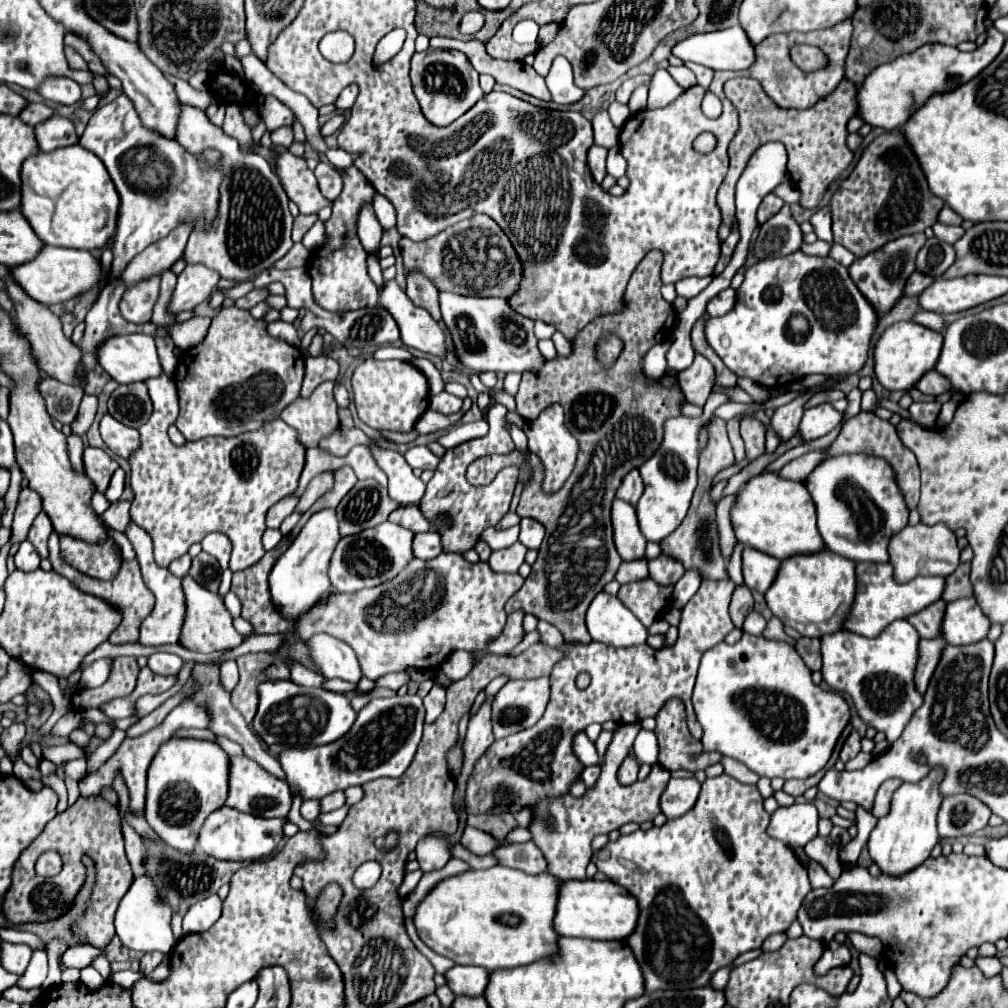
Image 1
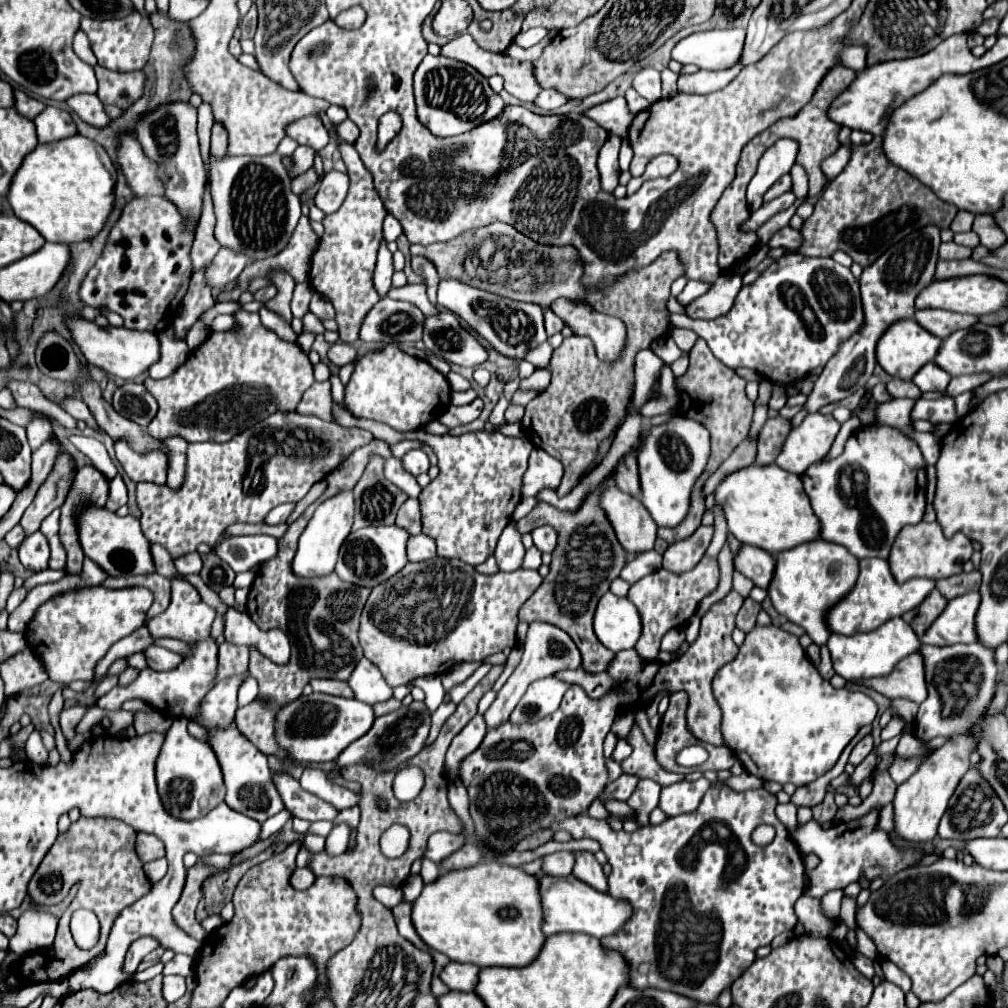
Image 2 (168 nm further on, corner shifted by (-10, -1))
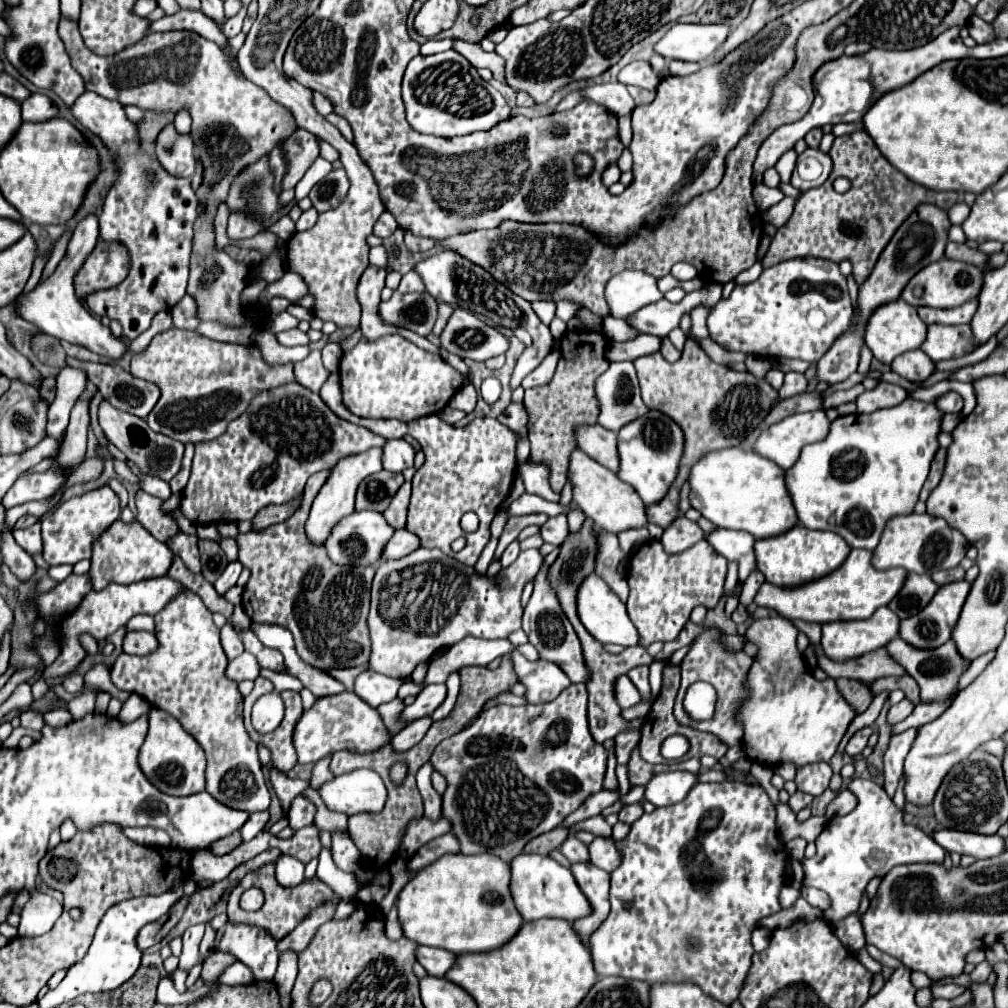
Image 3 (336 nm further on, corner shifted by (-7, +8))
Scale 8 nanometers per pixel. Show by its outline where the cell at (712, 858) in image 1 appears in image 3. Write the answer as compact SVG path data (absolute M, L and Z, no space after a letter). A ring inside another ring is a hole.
M722 781L722 783L698 783L688 793L688 799L684 803L676 803L672 807L660 807L654 813L644 813L638 821L632 823L630 833L622 841L614 841L616 849L620 851L620 865L610 873L612 875L612 887L610 887L610 913L602 921L602 925L588 937L590 953L594 959L596 973L600 977L616 975L624 979L638 979L646 983L696 983L704 993L718 999L724 1005L730 1005L738 993L740 983L744 983L744 977L750 969L750 959L754 955L754 947L750 943L750 933L758 927L758 921L764 917L774 915L780 911L780 889L786 883L786 867L788 867L788 853L784 843L778 837L776 829L776 811L770 803L766 791L760 785L748 785L748 783L736 783L736 781Z

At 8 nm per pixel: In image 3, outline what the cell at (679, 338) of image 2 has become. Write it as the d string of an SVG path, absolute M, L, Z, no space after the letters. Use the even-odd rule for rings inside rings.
M696 307L696 311L692 311L692 327L688 331L690 339L704 339L708 337L708 329L706 329L706 315L710 309L706 307Z

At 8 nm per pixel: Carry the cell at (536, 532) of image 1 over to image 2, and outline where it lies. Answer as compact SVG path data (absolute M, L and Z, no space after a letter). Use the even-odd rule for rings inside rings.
M541 526L541 528L535 528L531 532L533 536L533 542L535 546L541 550L541 552L553 552L555 544L557 544L557 532L551 528L551 526Z

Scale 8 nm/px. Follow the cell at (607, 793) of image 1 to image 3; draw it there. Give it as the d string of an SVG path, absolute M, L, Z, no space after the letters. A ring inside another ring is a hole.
M572 863L570 871L576 877L576 883L584 891L584 895L592 903L592 915L574 921L576 931L580 931L580 937L584 939L584 943L588 943L588 935L594 931L596 925L600 925L606 919L610 911L608 903L610 875L592 863Z

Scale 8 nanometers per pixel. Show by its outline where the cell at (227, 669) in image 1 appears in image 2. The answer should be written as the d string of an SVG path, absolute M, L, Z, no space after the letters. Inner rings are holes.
M249 678L247 684L243 684L243 688L239 688L239 706L247 706L249 702L253 702L257 698L257 680Z

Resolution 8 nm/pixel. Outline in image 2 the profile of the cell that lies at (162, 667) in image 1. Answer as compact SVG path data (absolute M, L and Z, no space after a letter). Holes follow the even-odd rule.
M149 646L143 654L145 654L149 668L153 668L153 670L173 670L183 660L183 656L179 656L171 650L165 650L161 646Z

